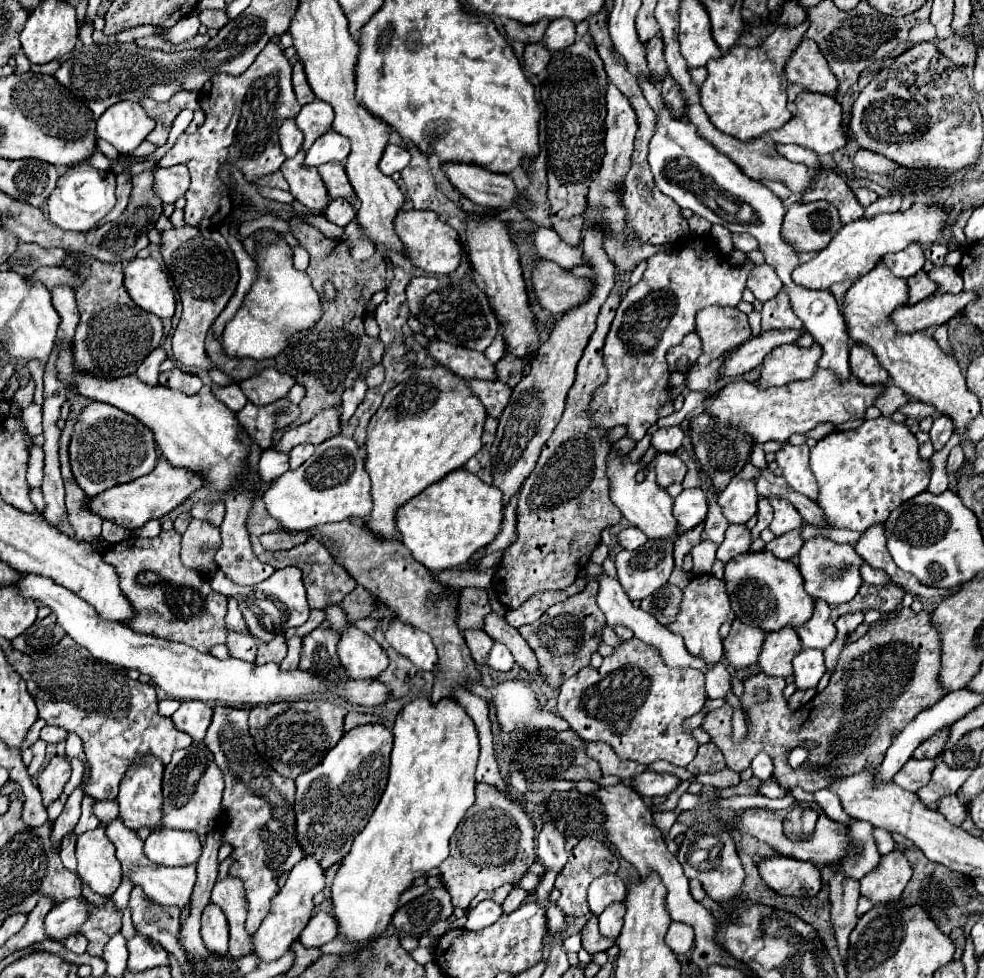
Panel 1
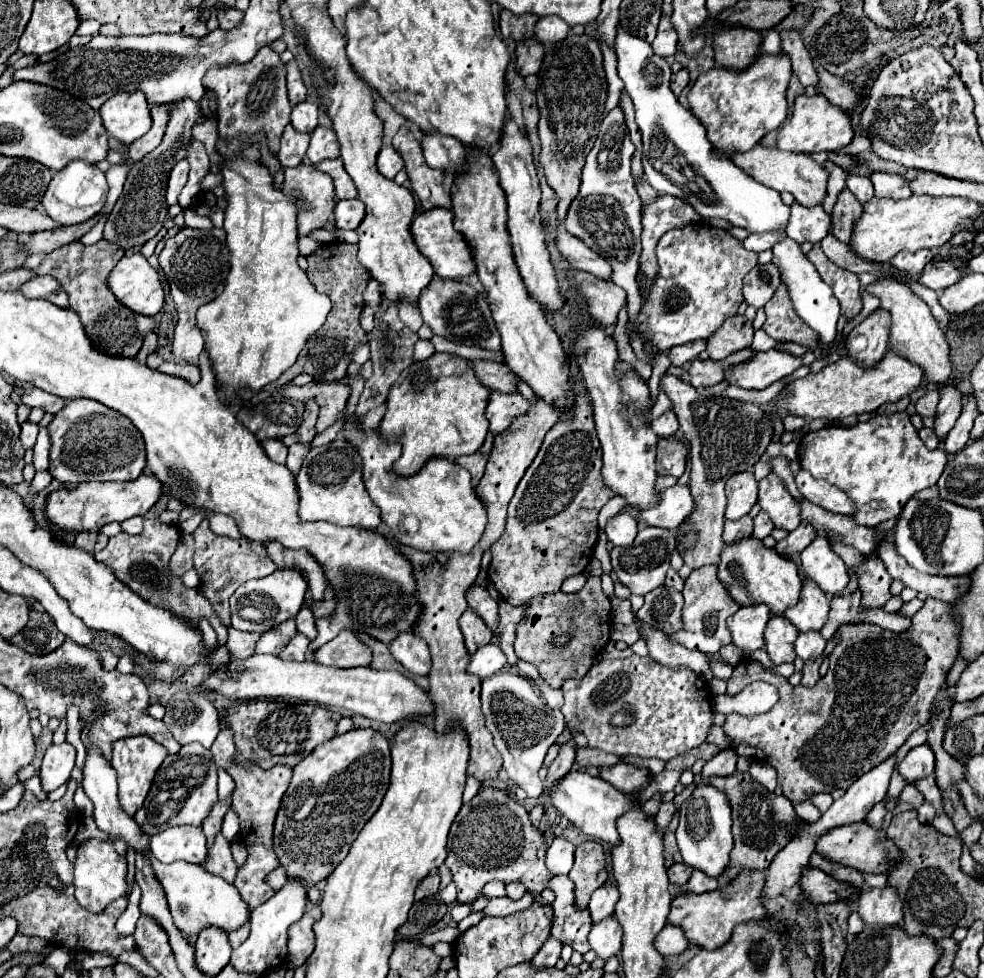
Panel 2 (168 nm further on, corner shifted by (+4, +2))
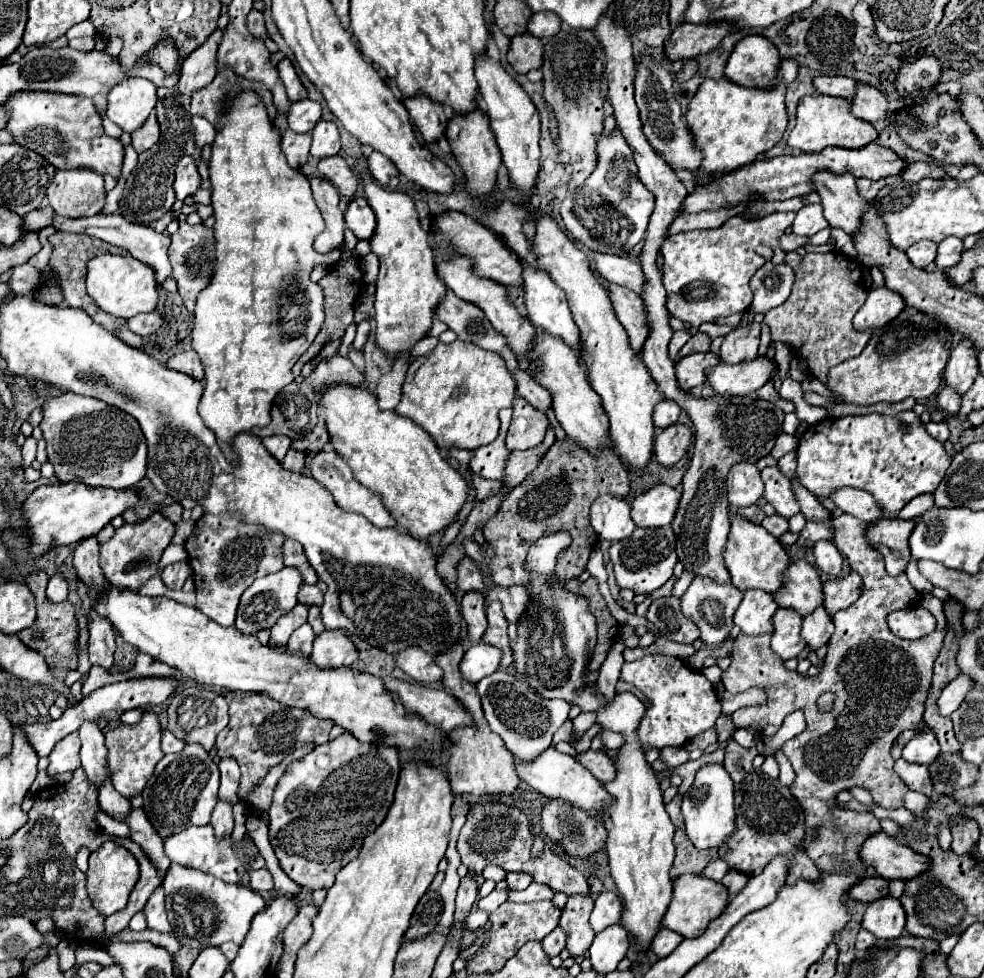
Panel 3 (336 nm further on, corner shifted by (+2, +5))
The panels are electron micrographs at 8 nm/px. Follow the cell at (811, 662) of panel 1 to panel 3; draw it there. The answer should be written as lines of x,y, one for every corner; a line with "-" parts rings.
818,606
812,614
804,616
802,640
806,640
810,648
818,650
820,646
828,644
832,632
834,632
834,624
832,624
832,618
828,618
828,612
824,606

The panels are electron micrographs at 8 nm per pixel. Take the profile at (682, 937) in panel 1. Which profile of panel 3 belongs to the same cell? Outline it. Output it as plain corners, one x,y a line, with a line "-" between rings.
660,928
658,934
654,936
652,944
650,944
650,950
658,956
658,958
664,958
668,956
678,944
682,942
682,936
678,932
672,932
668,928

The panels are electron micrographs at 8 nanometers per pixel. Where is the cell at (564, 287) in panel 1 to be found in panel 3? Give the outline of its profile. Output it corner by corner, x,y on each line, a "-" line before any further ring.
610,284
610,298
612,298
612,306
618,314
620,324
626,328
628,336
630,336
630,346
636,352
642,352
644,342
648,338
648,322
646,322
646,310
644,310
644,300
634,294
632,290
624,288
624,286
616,286

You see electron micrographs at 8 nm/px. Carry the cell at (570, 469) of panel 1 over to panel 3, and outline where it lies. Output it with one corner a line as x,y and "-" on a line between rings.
566,438
564,442
556,442
548,450
544,464
540,464
540,468
536,468
536,472
532,472
528,480
524,480
522,484
514,486
512,492
508,492
496,516
490,518
484,526
484,538
486,542
492,544
496,552
490,568
494,582
500,586
526,584
528,572
524,570
524,560
528,548
540,536
548,536
556,530
566,530
572,536
570,548
558,556
556,580
578,578
586,568
592,548
598,542
598,536
588,520
592,500
596,500
596,496
602,494
626,498
628,492
630,492
628,472
610,448
600,450
598,456
590,456
582,446
576,446
576,442
570,438

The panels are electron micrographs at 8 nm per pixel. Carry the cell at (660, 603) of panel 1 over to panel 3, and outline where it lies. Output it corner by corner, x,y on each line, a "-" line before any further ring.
668,596
668,598
654,600
646,612
646,618
668,640
692,644
700,636
700,630
696,628
696,624
680,612
680,598

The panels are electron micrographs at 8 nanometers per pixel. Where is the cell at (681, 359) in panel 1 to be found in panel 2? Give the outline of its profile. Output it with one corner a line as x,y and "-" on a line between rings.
696,339
696,341
684,343
684,345
672,347
670,353
668,353
668,357
670,357
670,361
672,361
674,367
682,367
684,363
696,359
704,349
706,349
706,341
704,339

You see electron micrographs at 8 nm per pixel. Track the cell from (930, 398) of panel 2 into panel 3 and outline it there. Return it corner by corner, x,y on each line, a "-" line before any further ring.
946,386
946,388
940,390
940,394
938,394
936,400
938,400
938,406
940,406
942,410
946,410
946,412
950,412
950,414
958,414
958,410
960,410
960,402
962,402
962,396
960,396
954,388

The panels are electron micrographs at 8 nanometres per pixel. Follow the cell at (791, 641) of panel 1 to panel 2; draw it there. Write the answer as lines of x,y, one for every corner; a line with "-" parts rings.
770,617
766,625
766,653
770,655
774,665
794,663
794,641
798,637
798,629
786,617

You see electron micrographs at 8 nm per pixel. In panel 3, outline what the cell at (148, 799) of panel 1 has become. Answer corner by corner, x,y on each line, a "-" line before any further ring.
144,712
138,724
132,726
120,724
114,730
106,732
108,768
112,774
112,784
122,796
132,798
138,792
142,792
142,788
146,786
148,776
152,776
154,772
154,766
164,758
164,752
160,750
160,738
162,738
162,728
154,712

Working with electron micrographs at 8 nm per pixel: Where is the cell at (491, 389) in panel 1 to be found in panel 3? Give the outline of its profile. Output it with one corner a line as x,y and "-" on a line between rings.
524,398
514,400
514,416
506,436
506,448
514,450
528,450
538,446
548,430
548,418
544,412
532,408

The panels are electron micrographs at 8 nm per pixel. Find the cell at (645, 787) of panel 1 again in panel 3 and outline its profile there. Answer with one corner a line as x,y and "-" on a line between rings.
584,750
576,754
576,760
594,774
596,780
600,780
602,784
608,780
614,780
614,762
604,754
604,752
596,752
596,750

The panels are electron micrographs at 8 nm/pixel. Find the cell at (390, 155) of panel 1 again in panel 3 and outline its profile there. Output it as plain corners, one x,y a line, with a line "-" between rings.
376,150
370,152
370,156
368,156
368,172
380,186
388,186
390,178
398,176
396,166
384,154
380,154

